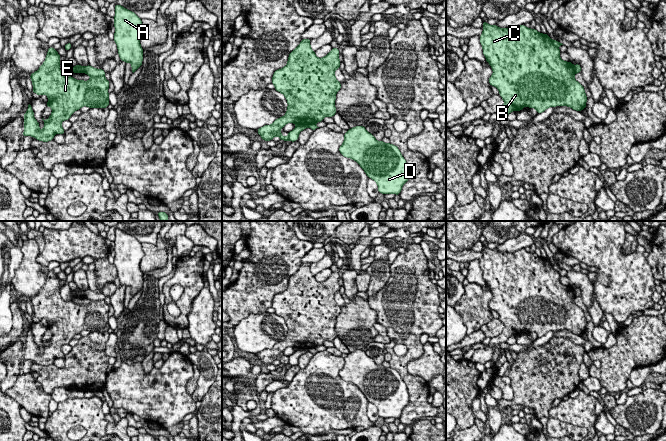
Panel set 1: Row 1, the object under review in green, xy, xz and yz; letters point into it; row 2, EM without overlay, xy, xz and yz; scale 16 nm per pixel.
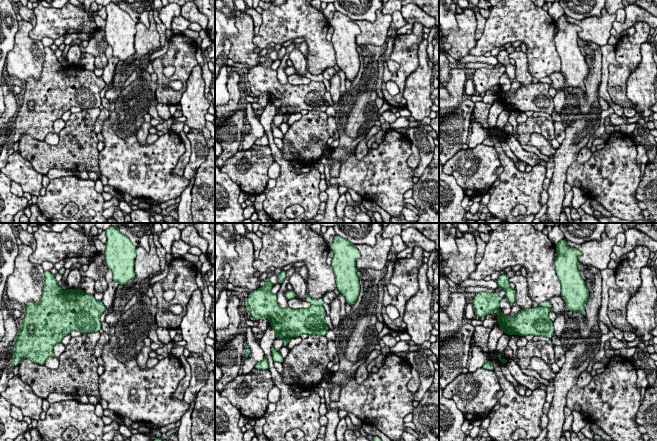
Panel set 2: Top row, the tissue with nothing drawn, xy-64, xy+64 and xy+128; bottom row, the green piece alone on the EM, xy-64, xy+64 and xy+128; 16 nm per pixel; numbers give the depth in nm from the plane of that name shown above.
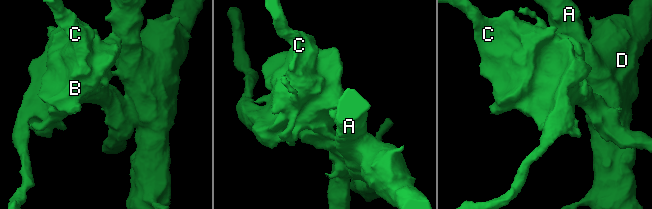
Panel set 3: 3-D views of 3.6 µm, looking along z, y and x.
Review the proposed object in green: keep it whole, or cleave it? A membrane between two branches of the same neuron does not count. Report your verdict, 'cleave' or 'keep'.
cleave

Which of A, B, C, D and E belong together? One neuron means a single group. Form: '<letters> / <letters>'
A D / B C E

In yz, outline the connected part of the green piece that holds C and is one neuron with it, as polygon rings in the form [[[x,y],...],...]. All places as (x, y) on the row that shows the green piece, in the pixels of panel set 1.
[[[483,21],[482,27],[480,43],[493,70],[488,81],[499,90],[504,100],[502,109],[496,112],[499,120],[506,119],[510,112],[518,112],[525,106],[535,108],[538,114],[556,106],[568,106],[576,111],[585,109],[588,98],[584,87],[574,77],[577,72],[581,73],[581,67],[574,67],[572,62],[560,58],[558,47],[562,43],[525,25],[502,29]]]

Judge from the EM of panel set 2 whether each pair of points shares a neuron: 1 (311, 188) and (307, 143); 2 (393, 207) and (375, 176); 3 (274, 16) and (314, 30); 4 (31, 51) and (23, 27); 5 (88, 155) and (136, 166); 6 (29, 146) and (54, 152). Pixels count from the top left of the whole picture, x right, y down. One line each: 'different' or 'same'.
1: different
2: same
3: same
4: same
5: different
6: same

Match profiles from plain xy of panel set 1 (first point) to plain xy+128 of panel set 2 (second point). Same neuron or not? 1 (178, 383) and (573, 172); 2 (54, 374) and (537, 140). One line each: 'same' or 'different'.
1: same
2: different

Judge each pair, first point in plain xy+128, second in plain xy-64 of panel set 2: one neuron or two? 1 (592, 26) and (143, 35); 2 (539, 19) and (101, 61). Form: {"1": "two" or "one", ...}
{"1": "one", "2": "two"}

